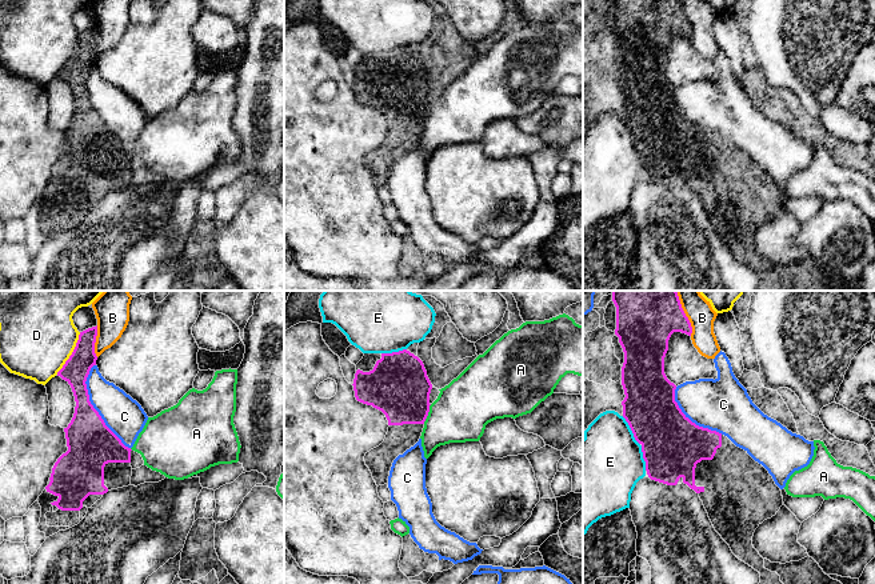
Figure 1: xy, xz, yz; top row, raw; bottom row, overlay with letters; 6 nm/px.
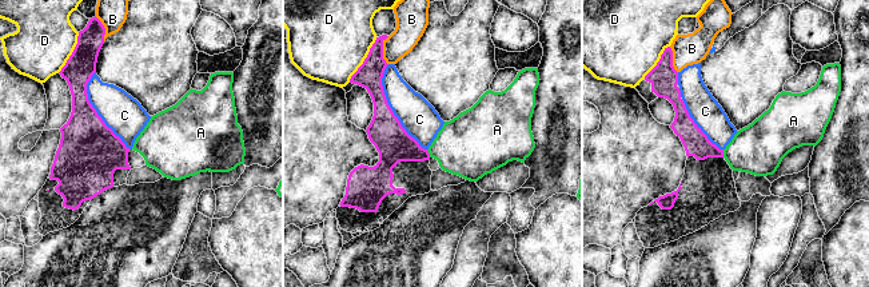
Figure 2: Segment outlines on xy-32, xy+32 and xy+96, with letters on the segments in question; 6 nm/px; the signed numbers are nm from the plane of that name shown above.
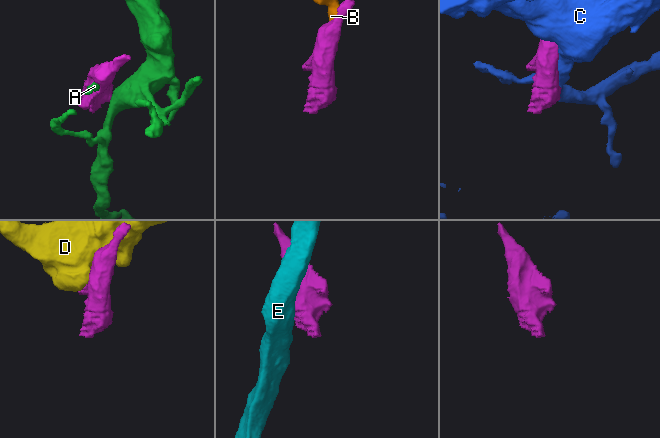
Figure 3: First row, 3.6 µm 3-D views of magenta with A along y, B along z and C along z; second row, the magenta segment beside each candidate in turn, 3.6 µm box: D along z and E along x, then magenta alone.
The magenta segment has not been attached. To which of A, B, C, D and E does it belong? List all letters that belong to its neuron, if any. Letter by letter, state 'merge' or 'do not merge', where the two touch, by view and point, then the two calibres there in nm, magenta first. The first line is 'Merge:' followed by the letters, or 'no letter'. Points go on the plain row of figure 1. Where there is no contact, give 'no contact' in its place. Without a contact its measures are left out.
Merge: no letter
A: do not merge | xz (427, 115) | 360/340 nm
B: do not merge | yz (687, 19) | 320/160 nm
C: do not merge | xy (92, 108) | 280/240 nm
D: do not merge | xy (72, 55) | 160/460 nm
E: do not merge | yz (638, 143) | 360/420 nm

